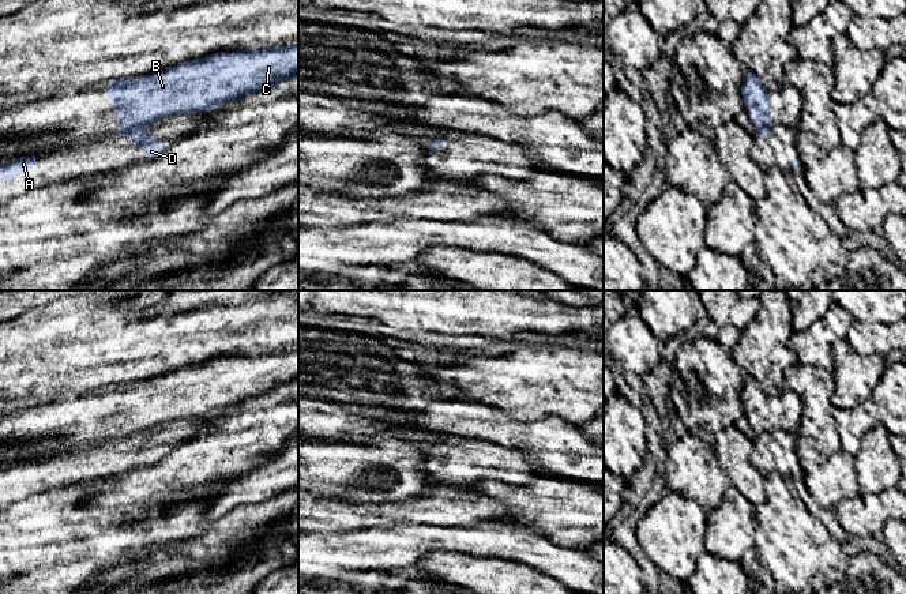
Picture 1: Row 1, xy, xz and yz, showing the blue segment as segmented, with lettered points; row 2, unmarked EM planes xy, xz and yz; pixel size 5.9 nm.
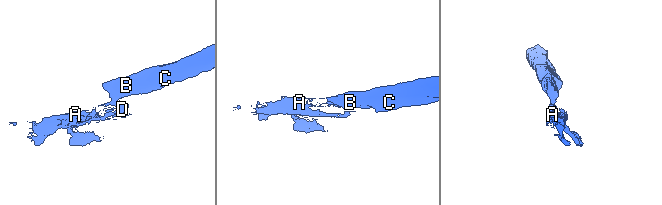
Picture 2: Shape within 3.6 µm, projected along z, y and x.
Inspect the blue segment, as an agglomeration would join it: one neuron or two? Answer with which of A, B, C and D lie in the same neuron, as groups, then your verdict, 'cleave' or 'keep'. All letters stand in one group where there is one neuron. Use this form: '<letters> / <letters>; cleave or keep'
A D / B C; cleave

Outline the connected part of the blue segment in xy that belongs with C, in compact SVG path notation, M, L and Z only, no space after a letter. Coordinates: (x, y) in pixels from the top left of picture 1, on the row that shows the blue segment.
M298 44L217 52L101 89L116 105L123 129L176 113L210 112L298 74Z

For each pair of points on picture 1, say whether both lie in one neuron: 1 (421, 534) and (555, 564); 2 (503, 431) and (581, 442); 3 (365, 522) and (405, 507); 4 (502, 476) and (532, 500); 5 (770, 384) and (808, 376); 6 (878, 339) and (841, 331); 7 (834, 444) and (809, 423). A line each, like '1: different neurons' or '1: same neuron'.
1: same neuron
2: same neuron
3: same neuron
4: different neurons
5: different neurons
6: different neurons
7: same neuron

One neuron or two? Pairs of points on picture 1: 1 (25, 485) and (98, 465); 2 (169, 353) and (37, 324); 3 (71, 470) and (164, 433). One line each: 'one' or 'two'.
1: one
2: one
3: one

